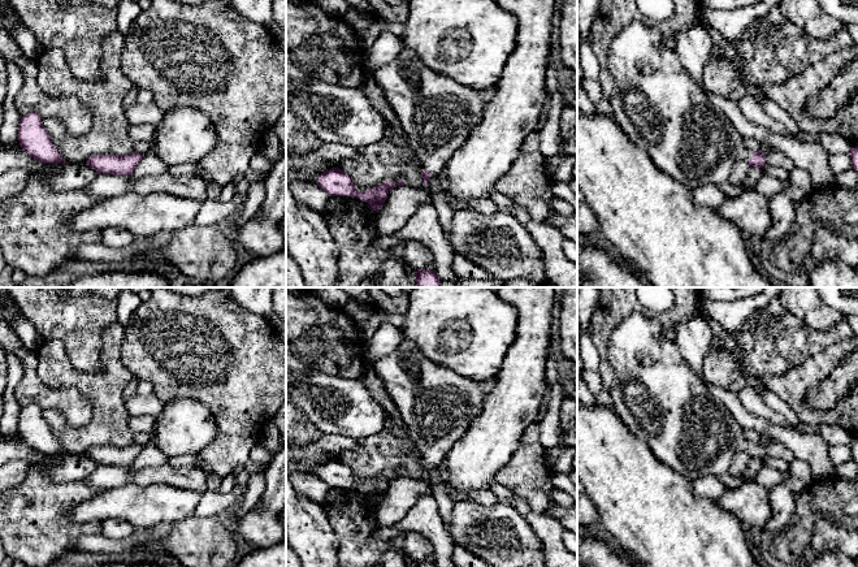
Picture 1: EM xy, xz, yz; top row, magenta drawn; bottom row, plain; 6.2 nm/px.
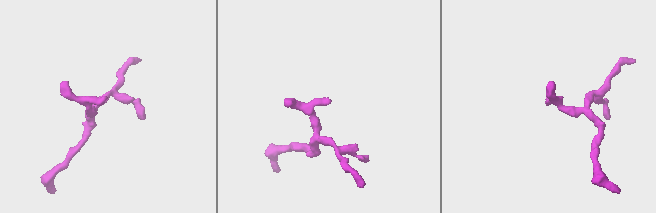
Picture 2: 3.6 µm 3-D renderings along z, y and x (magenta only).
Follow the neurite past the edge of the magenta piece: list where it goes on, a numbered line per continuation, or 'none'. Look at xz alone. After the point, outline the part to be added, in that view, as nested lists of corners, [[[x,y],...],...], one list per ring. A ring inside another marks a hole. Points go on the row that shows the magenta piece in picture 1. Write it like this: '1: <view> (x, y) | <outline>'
1: xz (437, 115) | [[[403,48],[394,61],[377,66],[373,78],[398,117],[412,152],[432,176],[437,176],[464,146],[486,108],[480,90],[438,74],[413,49]]]

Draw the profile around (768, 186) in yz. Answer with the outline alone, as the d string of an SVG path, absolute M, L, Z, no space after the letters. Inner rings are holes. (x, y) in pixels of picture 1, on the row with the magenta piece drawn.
M763 173L757 181L754 190L771 200L777 192L784 189L784 185L784 181Z

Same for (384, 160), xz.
M386 127L381 140L358 148L358 156L343 159L338 168L354 181L358 192L373 189L385 181L396 185L400 178L404 181L403 185L412 189L425 187L420 168L408 151L393 142L391 131Z

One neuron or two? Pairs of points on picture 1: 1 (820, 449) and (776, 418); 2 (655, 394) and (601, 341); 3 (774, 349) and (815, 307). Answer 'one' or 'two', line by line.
1: two
2: two
3: two

